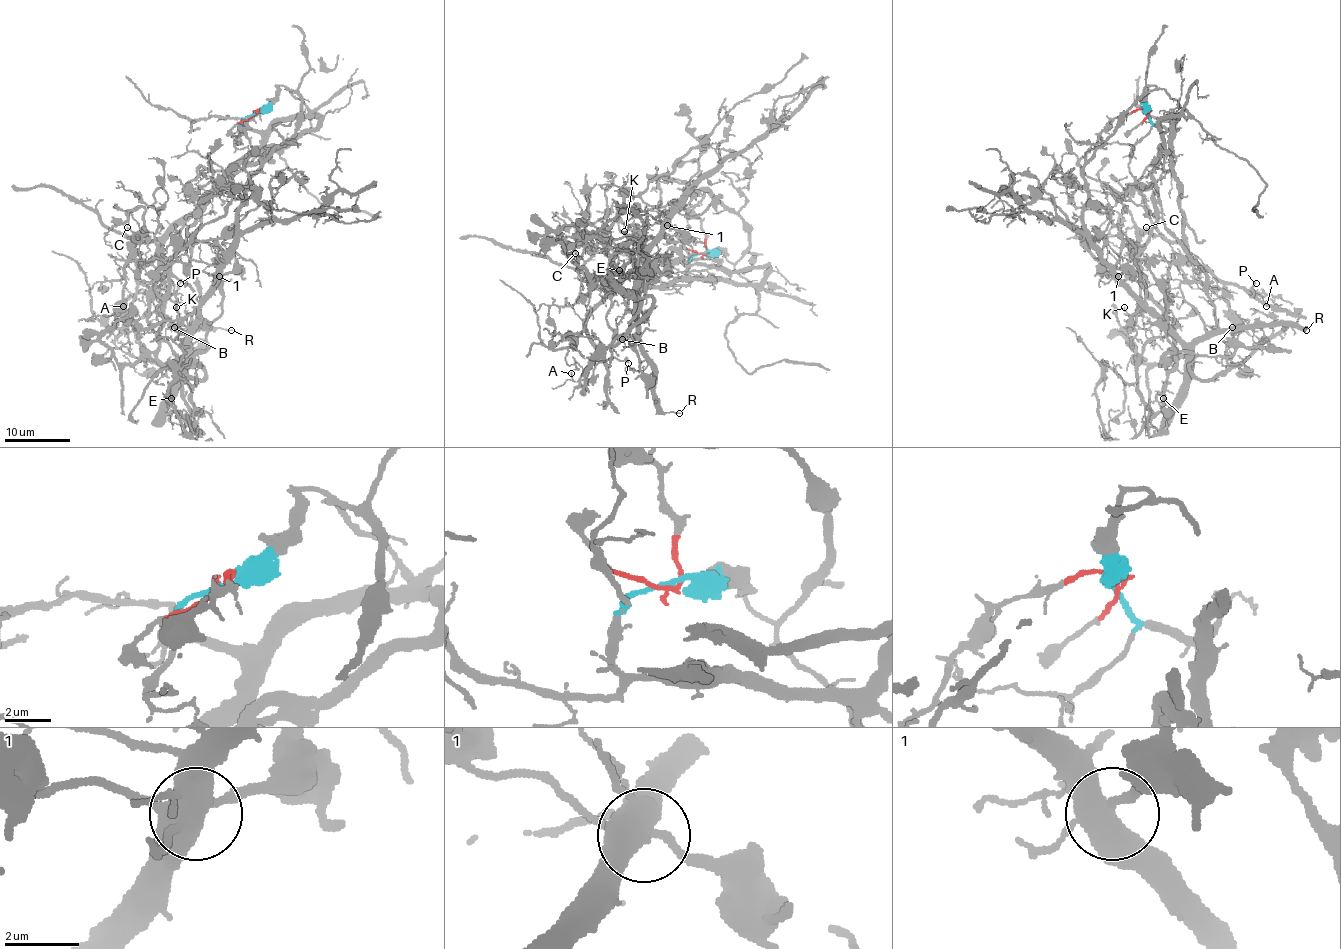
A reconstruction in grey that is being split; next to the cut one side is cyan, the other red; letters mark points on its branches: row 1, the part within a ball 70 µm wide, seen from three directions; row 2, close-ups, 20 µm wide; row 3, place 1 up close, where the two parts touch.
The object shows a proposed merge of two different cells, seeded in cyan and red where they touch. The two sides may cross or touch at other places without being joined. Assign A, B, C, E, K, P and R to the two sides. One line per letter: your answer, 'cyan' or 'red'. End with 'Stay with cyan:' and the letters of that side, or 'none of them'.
A: cyan
B: red
C: cyan
E: red
K: red
P: cyan
R: red
Stay with cyan: A, C, P

